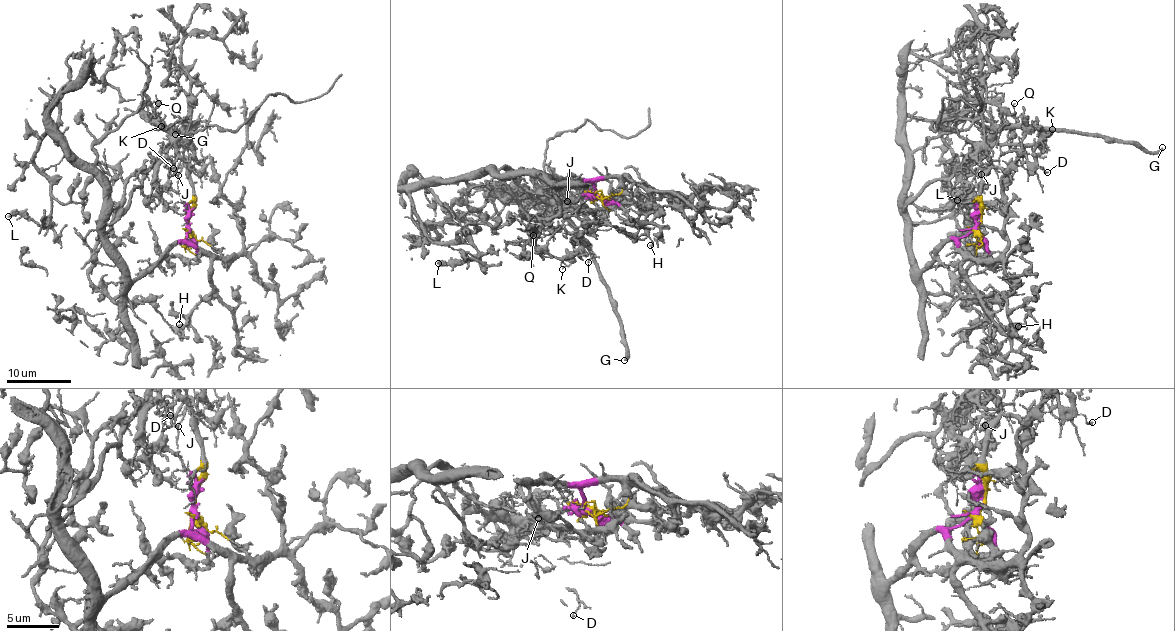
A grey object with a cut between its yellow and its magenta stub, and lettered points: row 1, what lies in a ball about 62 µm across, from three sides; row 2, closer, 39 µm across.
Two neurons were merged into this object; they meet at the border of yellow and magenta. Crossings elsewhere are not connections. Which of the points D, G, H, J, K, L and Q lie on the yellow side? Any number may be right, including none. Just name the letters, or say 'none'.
D, G, J, K, Q

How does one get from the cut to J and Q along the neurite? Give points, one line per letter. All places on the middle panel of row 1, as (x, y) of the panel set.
J: (596, 197), (582, 194), (565, 209), (562, 203), (567, 202)
Q: (596, 197), (579, 195), (572, 204), (558, 208), (563, 223), (551, 232), (537, 238), (533, 235)

